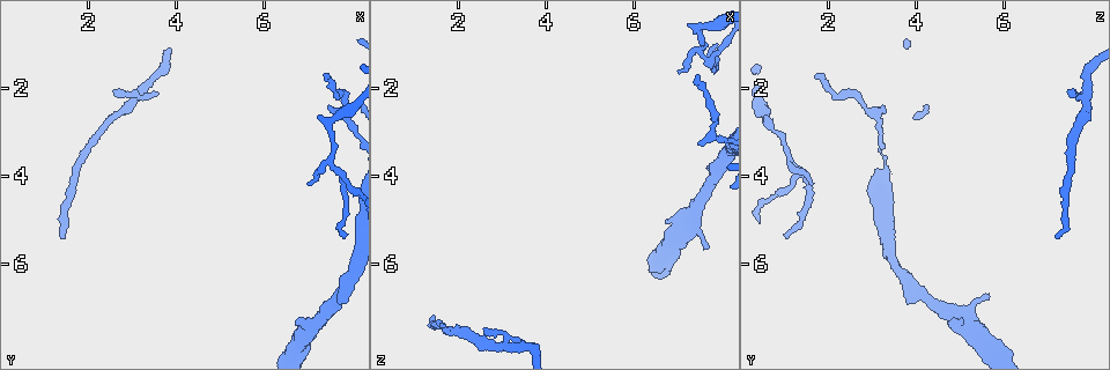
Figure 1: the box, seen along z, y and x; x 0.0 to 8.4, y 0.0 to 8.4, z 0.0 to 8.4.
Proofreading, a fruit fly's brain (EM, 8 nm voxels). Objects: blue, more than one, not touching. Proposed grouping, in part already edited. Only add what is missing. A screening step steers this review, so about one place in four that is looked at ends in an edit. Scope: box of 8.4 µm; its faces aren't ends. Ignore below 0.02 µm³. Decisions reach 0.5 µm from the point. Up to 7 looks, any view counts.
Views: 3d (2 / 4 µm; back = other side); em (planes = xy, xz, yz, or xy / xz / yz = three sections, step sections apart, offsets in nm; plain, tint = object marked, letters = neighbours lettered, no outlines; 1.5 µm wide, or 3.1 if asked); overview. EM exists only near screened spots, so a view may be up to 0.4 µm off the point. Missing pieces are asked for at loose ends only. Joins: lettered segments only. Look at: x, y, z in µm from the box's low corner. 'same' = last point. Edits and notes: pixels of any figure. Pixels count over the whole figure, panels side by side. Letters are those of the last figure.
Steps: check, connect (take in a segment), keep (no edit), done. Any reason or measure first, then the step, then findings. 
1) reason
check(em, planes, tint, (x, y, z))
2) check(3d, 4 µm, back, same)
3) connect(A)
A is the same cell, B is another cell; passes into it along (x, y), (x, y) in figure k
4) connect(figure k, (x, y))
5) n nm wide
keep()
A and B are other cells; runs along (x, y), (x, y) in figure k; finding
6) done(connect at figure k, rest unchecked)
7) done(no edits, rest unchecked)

free end
check(3d, 4 µm, (1.50, 5.30, 7.20))

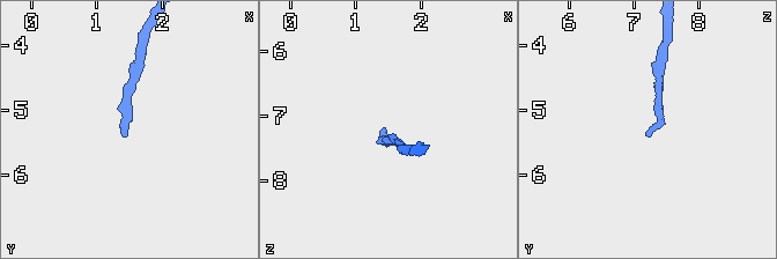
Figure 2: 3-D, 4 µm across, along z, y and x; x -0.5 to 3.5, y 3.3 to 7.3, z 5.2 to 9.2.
shape alone is not enough
check(em, planes, letters, (1.45, 5.35, 7.15))

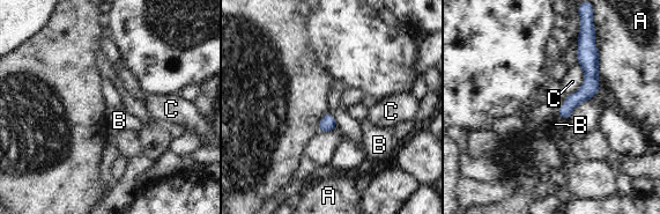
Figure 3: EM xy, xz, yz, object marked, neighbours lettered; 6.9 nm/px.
keep()
A, B and C are other cells; border along (558, 115), (566, 120) in figure 3; no lettered segment goes on from it

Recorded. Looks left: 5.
thin end
check(em, planes, plain, (6.95, 4.15, 1.60))

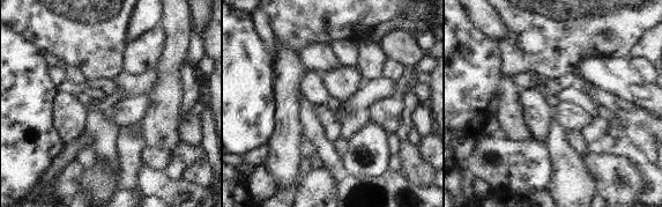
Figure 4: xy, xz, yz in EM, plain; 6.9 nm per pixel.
check(em, planes, tint, same)

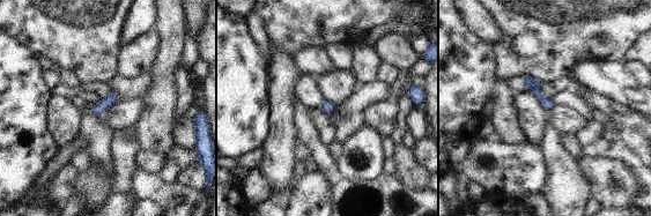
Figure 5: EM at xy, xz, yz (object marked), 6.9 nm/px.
see the neighbours
check(em, planes, letters, same)

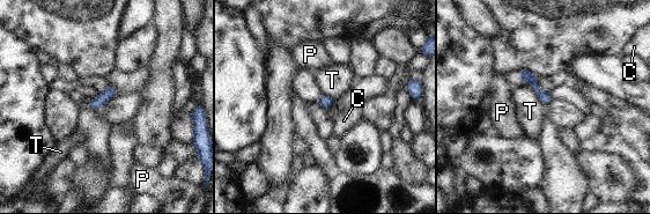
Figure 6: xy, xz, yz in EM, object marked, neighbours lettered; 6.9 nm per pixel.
keep()
C, P and T are other cells; runs along (522, 74), (548, 98) in figure 6; none of them fits

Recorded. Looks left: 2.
free end
check(em, planes, letters, (2.55, 2.05, 7.50))

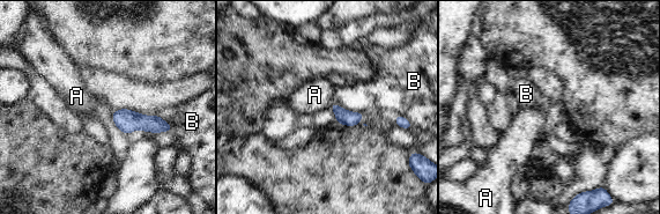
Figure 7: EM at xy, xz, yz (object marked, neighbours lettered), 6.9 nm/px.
110 nm wide
keep()
A and B are other cells; border along (333, 102), (328, 106) in figure 7; none of them fits

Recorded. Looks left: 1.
done(no edits, rest unchecked)

